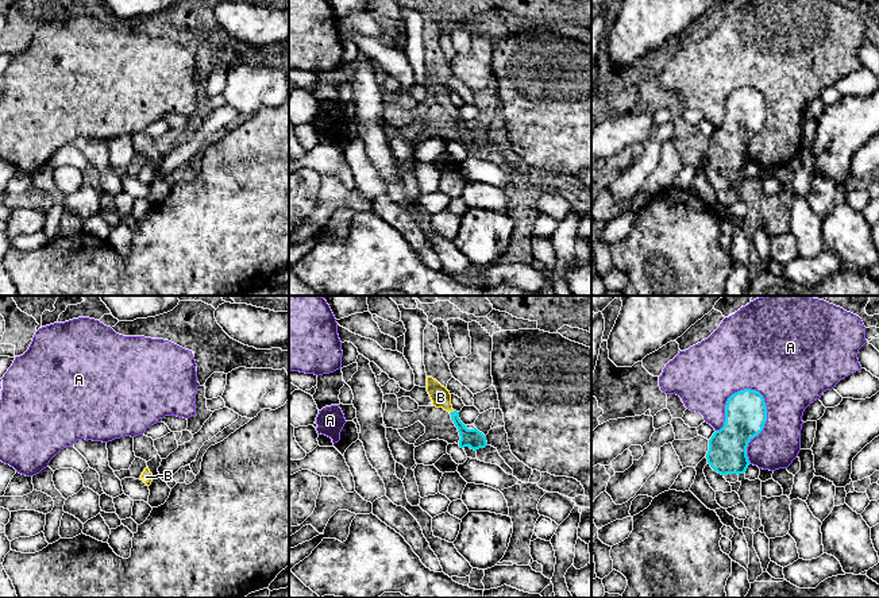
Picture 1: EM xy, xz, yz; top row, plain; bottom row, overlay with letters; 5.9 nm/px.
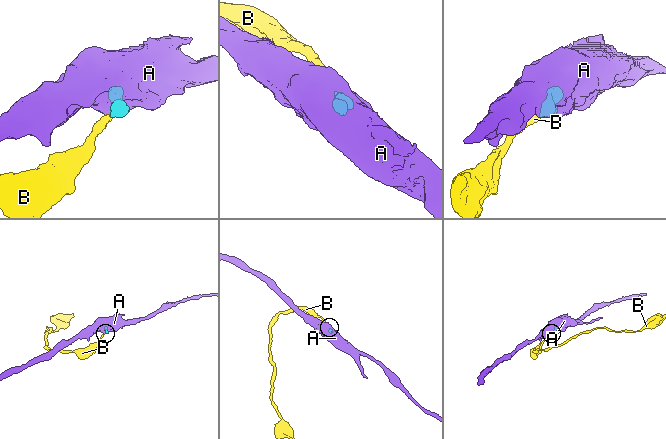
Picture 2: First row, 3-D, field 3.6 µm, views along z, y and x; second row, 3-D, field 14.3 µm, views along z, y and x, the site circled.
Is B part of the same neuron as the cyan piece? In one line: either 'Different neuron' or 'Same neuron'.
Same neuron

